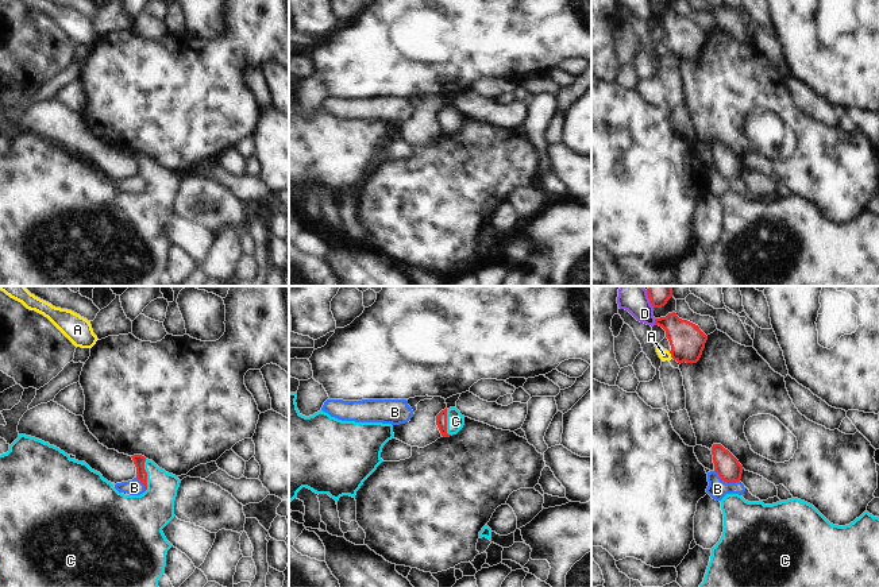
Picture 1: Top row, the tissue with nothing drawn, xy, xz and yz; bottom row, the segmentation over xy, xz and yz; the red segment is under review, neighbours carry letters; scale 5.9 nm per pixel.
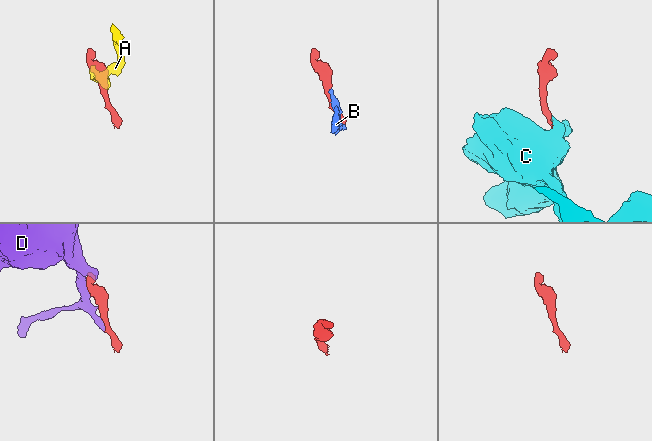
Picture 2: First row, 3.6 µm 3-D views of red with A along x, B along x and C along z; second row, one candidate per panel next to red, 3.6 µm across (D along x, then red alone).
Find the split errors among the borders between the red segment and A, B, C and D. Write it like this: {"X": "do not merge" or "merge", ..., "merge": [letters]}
{"A": "do not merge", "B": "do not merge", "C": "merge", "D": "do not merge", "merge": ["C"]}

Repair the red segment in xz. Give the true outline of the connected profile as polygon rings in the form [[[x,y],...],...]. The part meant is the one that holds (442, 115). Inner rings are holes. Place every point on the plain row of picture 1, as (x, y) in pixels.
[[[446,105],[436,113],[436,123],[443,135],[450,135],[463,125],[464,113],[456,105]]]

